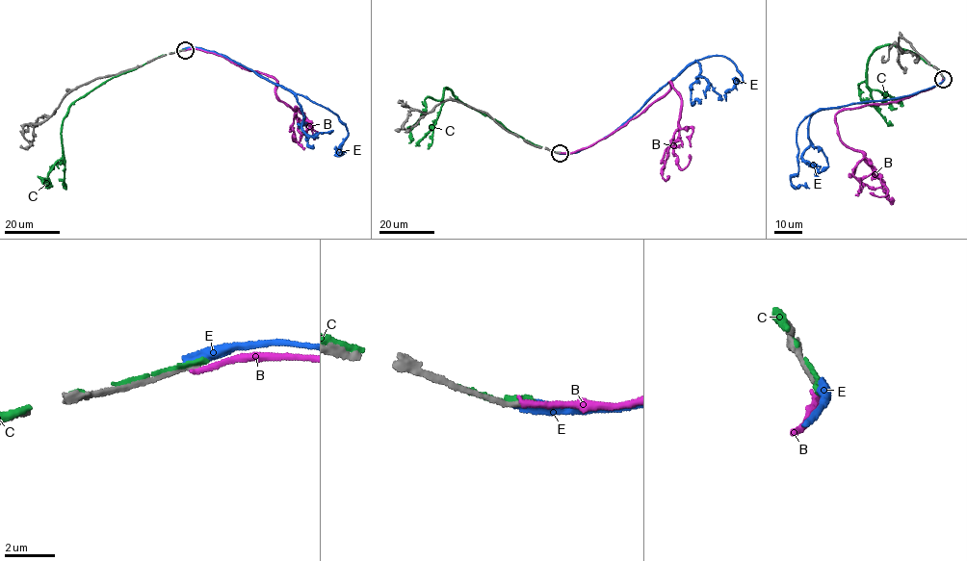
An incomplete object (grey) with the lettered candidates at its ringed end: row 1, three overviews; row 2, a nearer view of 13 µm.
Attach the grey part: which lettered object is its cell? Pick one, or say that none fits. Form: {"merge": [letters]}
{"merge": []}

